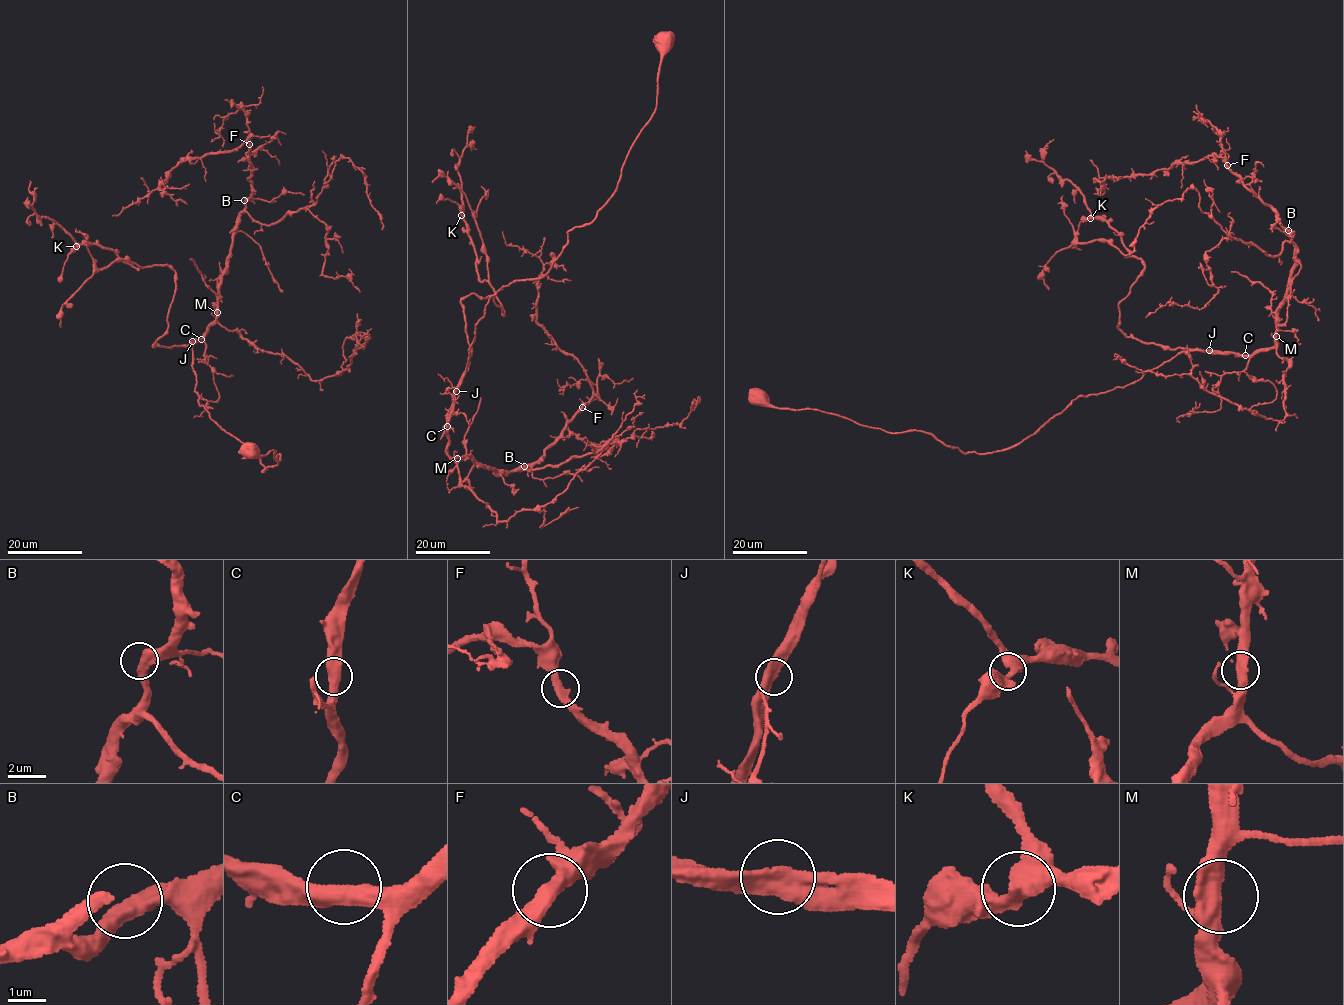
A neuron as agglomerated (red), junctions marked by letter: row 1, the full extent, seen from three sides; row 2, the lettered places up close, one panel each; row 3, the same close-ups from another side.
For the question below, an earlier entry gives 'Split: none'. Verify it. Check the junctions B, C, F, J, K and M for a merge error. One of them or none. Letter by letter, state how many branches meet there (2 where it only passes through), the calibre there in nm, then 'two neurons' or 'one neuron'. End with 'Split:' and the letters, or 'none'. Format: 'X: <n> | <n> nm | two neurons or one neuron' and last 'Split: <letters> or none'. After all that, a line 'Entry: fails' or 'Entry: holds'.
B: 2 | 460 nm | one neuron
C: 2 | 480 nm | one neuron
F: 2 | 420 nm | one neuron
J: 2 | 480 nm | one neuron
K: 2 | 480 nm | one neuron
M: 2 | 480 nm | one neuron
Split: none
Entry: holds

